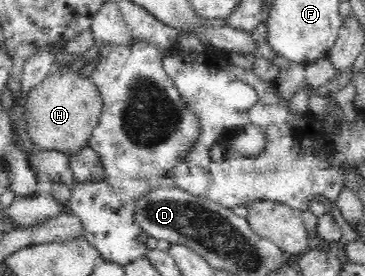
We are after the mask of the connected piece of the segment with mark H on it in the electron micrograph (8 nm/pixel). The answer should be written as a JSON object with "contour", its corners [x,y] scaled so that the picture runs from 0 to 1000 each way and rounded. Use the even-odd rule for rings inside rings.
{"contour":[[[175,214],[151,232],[137,275],[82,326],[66,384],[66,431],[77,489],[107,540],[159,543],[195,565],[241,525],[249,482],[274,431],[282,359],[249,275],[222,275],[216,257],[200,261],[195,246],[170,236]]]}

